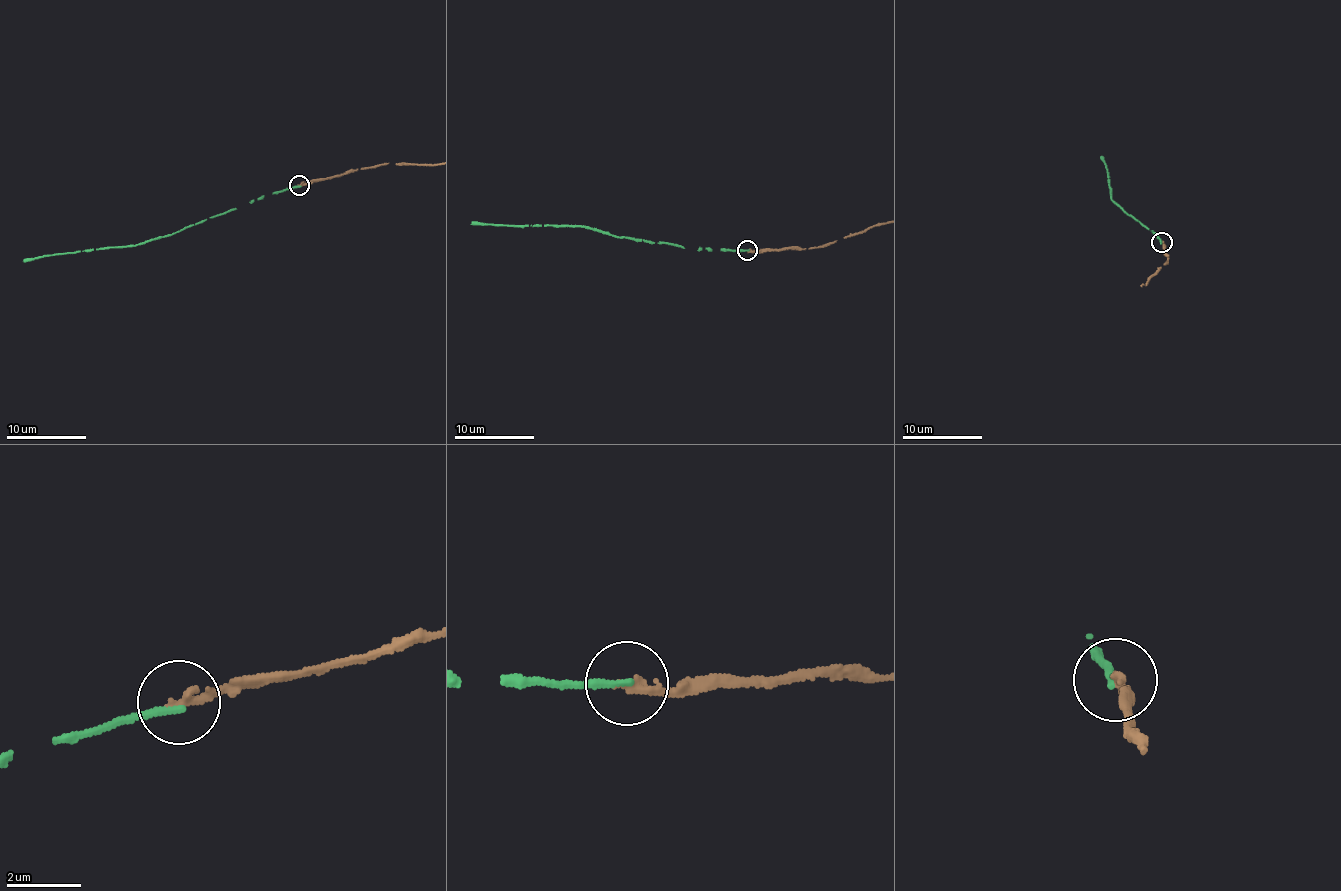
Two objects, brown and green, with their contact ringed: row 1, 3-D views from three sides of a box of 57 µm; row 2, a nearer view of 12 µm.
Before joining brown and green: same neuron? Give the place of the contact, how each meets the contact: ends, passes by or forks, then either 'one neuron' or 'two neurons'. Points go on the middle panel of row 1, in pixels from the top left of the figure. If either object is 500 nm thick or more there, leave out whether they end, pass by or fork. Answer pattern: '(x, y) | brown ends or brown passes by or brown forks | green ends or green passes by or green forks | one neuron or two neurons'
(747, 250) | brown ends | green ends | two neurons

